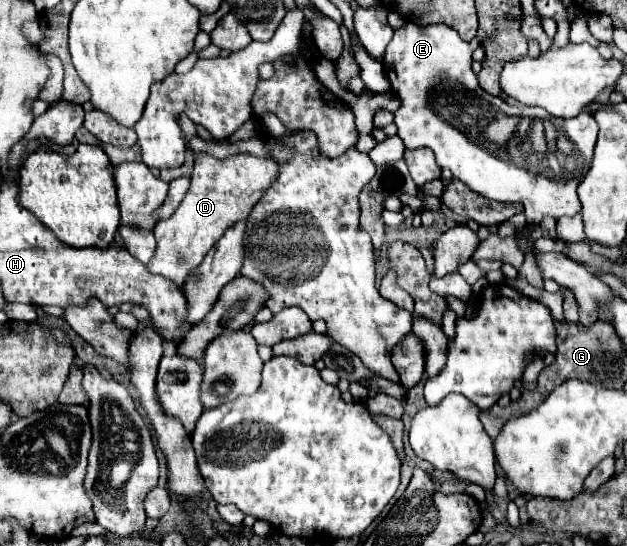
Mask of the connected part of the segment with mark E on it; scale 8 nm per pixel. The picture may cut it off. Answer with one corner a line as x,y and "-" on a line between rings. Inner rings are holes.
406,23
404,27
400,27
400,29
394,31
394,39
390,41
390,47
386,47
384,71
386,71
388,79
390,79
392,93
400,99
400,109
394,113
394,123
398,127
398,137
404,141
406,149
420,149
420,147
432,149
434,155
436,155
438,167
450,169
452,177
458,179
458,181
462,181
462,183
466,183
472,191
476,191
476,193
480,193
480,195
484,195
488,199
494,199
494,201
520,201
524,205
524,209
526,209
528,223
540,223
544,215
552,215
554,219
558,219
562,215
574,215
574,213
578,213
580,211
580,201
578,201
576,187
582,181
582,175
590,169
590,159
592,159
592,151
594,151
594,143
596,143
596,135
598,135
598,123
596,123
594,115
588,113
588,111
580,111
572,119
560,119
560,117
554,117
548,111
538,109
538,107
524,107
522,105
522,109
510,109
510,105
504,99
492,97
490,93
482,91
482,87
478,85
478,77
472,71
472,53
478,47
480,47
478,37
474,37
470,43
466,43
466,41
460,39
460,35
454,29
450,29
446,25
428,25
424,29
422,25
-
502,111
516,111
516,113
512,113
512,117
504,117
504,123
502,123
-
536,123
544,123
544,127
546,127
546,123
552,123
552,131
544,131
544,137
542,137
542,133
536,133
536,135
540,135
540,139
546,139
546,143
534,139
534,127
536,127

